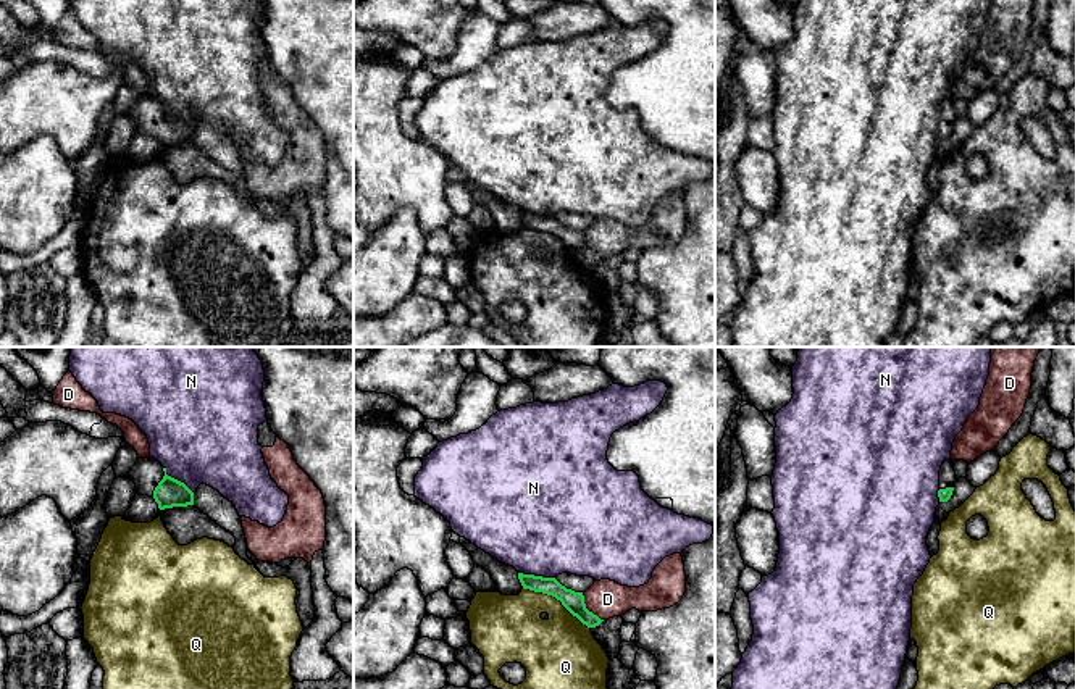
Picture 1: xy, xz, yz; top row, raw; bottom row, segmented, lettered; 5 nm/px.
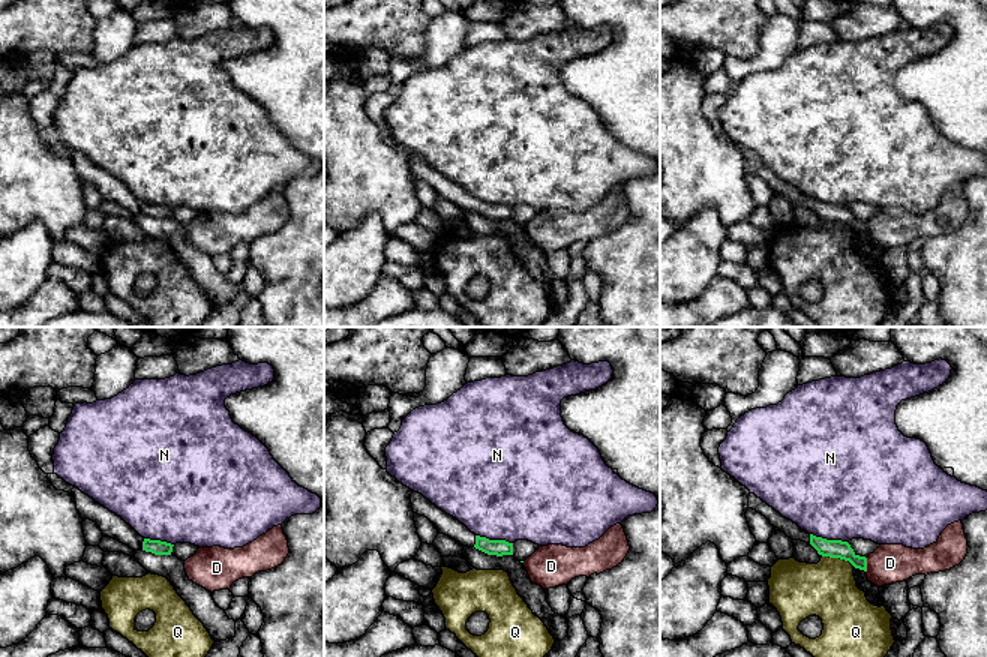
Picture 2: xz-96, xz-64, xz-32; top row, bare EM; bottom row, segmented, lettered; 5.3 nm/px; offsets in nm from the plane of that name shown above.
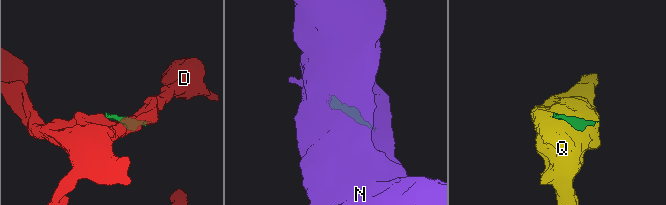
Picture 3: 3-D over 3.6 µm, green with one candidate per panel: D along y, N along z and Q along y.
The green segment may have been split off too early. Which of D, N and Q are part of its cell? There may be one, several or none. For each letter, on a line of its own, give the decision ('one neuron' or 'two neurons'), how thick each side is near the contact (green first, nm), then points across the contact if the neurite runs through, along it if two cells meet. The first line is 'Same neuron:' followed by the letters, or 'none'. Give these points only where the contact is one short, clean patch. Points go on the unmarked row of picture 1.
Same neuron: none
D: two neurons; calibres 100 and 190 nm; border xz (581, 233), (586, 246), (602, 258)
N: two neurons; calibres 100 and 480 nm; border xz (518, 210), (554, 217)
Q: two neurons; calibres 100 and 320 nm

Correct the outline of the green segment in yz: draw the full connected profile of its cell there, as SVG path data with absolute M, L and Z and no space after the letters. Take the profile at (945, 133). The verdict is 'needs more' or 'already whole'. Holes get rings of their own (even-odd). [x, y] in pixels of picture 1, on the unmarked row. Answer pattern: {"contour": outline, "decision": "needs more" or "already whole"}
{"contour": "M944 98L939 108L939 140L947 140L954 129L954 121L957 119L952 98Z", "decision": "needs more"}

